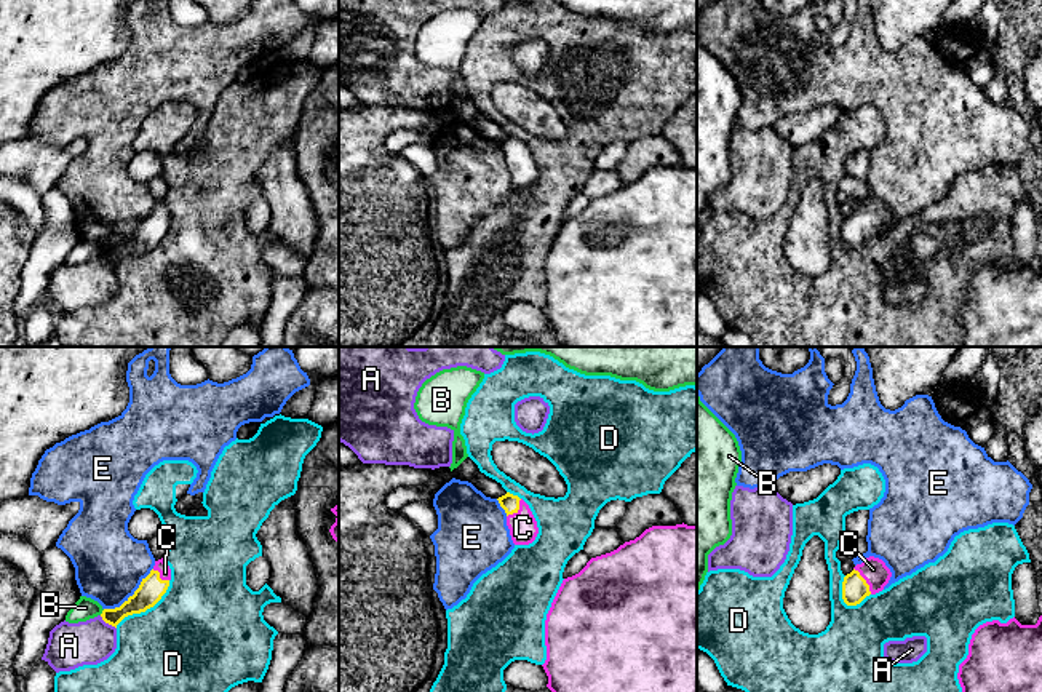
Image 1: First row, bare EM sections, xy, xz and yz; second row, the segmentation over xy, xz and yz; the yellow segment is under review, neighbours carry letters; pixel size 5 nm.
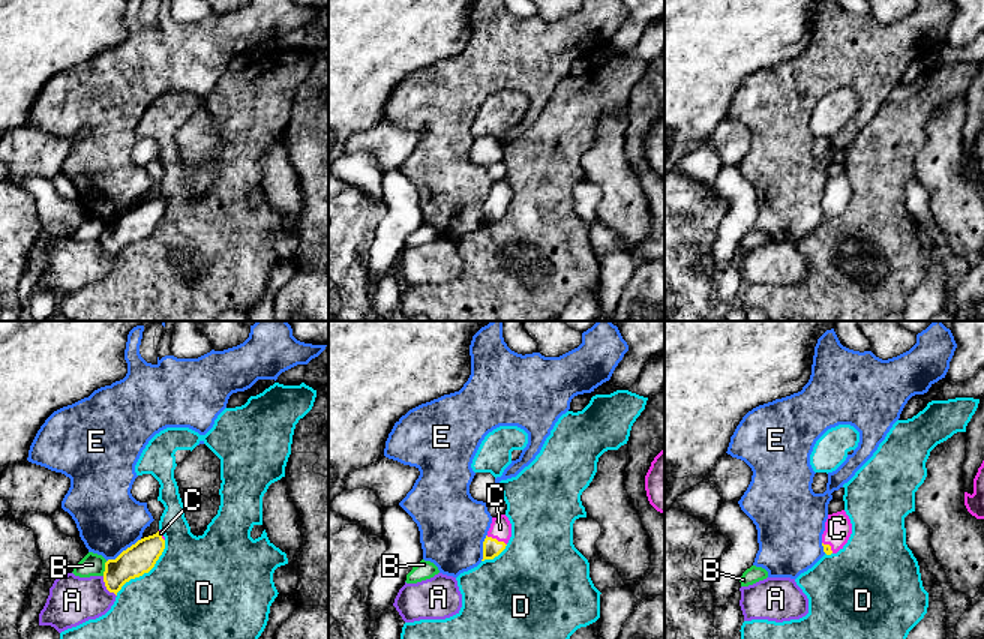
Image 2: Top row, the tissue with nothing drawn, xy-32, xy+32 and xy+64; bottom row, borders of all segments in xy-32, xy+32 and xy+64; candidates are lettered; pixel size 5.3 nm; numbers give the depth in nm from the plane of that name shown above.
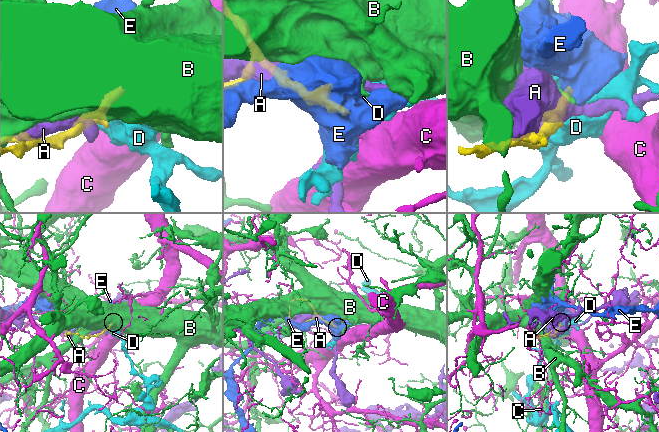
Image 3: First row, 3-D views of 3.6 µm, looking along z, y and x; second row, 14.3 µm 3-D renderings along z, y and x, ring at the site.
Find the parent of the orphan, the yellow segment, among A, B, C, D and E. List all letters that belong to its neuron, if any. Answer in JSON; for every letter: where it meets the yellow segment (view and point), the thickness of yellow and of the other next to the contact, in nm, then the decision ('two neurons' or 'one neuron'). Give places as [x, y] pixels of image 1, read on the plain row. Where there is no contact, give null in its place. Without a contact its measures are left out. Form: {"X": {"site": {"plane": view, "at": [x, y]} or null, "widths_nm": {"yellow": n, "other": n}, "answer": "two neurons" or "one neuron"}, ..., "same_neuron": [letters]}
{"A": {"site": {"plane": "xy", "at": [107, 264]}, "widths_nm": {"yellow": 120, "other": 220}, "answer": "two neurons"}, "B": {"site": {"plane": "xy", "at": [103, 254]}, "widths_nm": {"yellow": 120, "other": 110}, "answer": "two neurons"}, "C": {"site": {"plane": "yz", "at": [865, 222]}, "widths_nm": {"yellow": 130, "other": 130}, "answer": "one neuron"}, "D": {"site": {"plane": "xy", "at": [146, 251]}, "widths_nm": {"yellow": 130, "other": 500}, "answer": "two neurons"}, "E": {"site": {"plane": "xy", "at": [133, 237]}, "widths_nm": {"yellow": 130, "other": 360}, "answer": "two neurons"}, "same_neuron": ["C"]}

